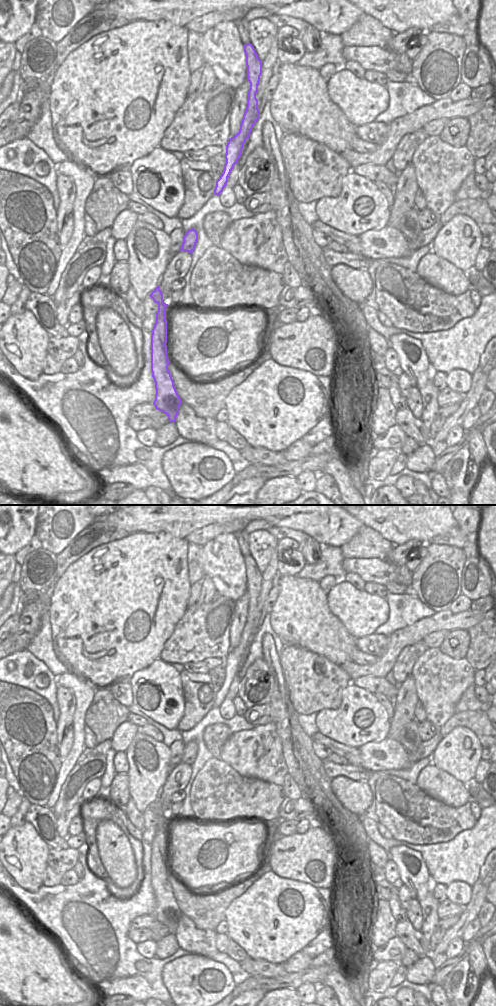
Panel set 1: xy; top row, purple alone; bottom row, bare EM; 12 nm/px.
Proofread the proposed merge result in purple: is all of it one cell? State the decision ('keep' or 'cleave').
keep

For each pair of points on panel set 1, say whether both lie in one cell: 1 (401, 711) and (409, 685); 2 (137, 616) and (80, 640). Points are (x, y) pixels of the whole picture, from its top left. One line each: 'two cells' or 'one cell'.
1: one cell
2: one cell

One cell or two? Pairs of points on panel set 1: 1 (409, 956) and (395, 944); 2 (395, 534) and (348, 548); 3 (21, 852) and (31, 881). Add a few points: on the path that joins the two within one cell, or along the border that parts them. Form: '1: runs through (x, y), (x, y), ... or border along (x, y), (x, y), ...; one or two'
1: border along (406, 947), (402, 958), (398, 962); two
2: border along (364, 524), (397, 545); two
3: runs through (25, 859), (29, 874); one

